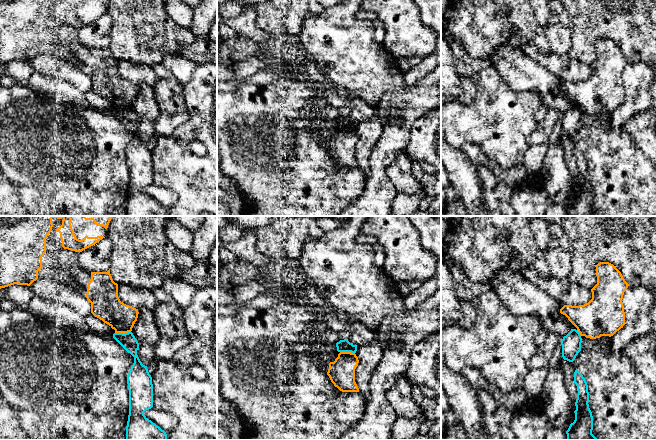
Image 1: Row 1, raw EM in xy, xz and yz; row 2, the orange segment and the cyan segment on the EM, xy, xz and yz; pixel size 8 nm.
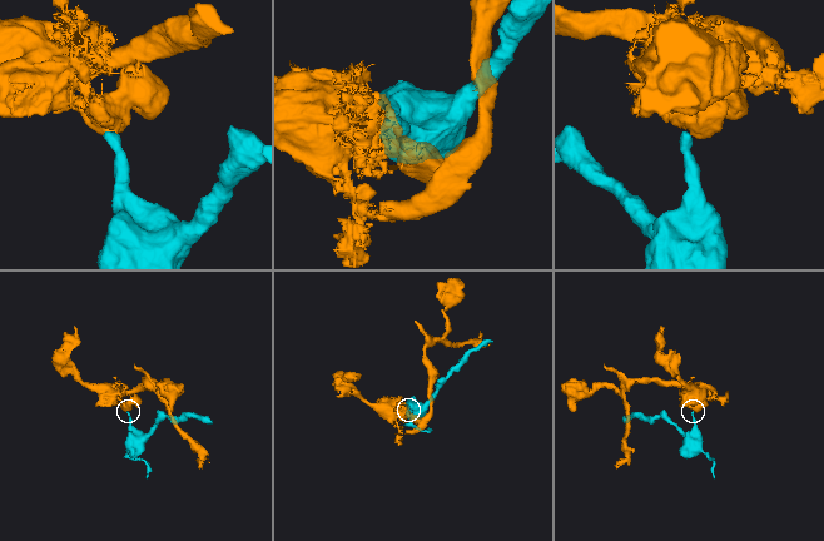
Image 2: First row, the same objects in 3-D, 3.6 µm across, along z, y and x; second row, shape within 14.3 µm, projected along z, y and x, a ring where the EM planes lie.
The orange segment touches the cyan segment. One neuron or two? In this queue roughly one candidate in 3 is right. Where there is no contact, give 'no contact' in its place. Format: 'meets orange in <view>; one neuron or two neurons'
meets orange in xy; two neurons

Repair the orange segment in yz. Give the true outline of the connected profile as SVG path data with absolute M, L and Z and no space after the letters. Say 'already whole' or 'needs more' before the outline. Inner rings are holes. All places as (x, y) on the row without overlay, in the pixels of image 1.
already whole; M609 38L596 41L597 60L591 65L592 75L579 82L564 81L560 89L577 104L581 112L596 115L613 112L625 101L622 79L629 60Z

